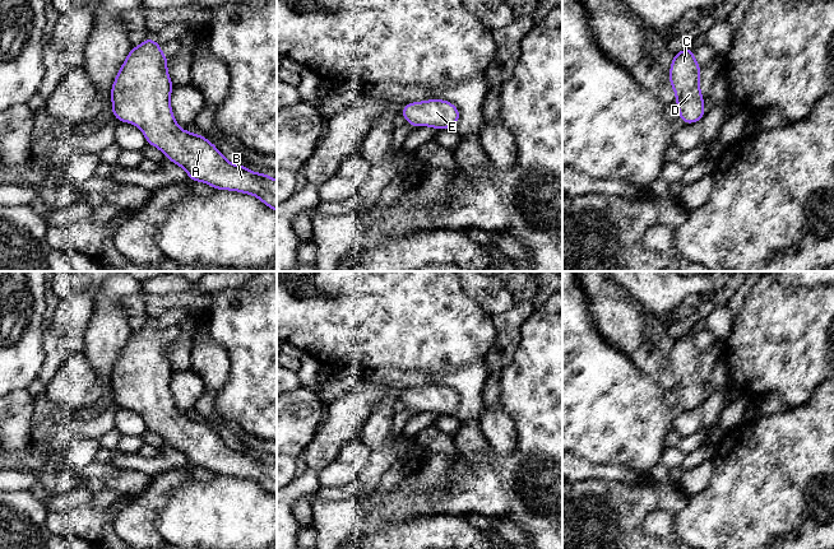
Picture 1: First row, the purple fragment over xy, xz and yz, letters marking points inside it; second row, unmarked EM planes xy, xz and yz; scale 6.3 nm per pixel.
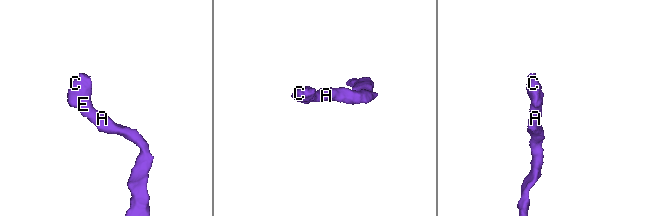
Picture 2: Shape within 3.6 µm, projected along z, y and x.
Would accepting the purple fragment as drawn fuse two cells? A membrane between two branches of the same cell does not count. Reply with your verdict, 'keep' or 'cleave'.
keep

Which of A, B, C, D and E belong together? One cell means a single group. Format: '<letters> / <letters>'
A B C D E

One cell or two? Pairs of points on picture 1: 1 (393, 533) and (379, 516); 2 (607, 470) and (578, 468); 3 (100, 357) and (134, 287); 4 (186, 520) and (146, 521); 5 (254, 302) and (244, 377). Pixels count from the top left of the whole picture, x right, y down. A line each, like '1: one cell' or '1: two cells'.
1: two cells
2: one cell
3: one cell
4: two cells
5: one cell

